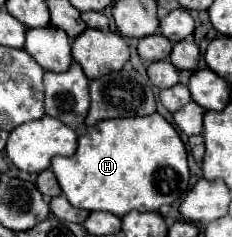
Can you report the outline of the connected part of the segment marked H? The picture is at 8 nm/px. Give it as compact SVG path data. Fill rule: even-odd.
M149 114L143 118L113 118L103 120L87 130L79 138L79 148L75 156L55 156L53 174L59 180L59 186L67 200L75 208L83 210L105 210L115 216L125 216L131 210L159 210L161 206L171 205L187 192L189 184L189 166L187 166L187 150L177 130L161 116Z

